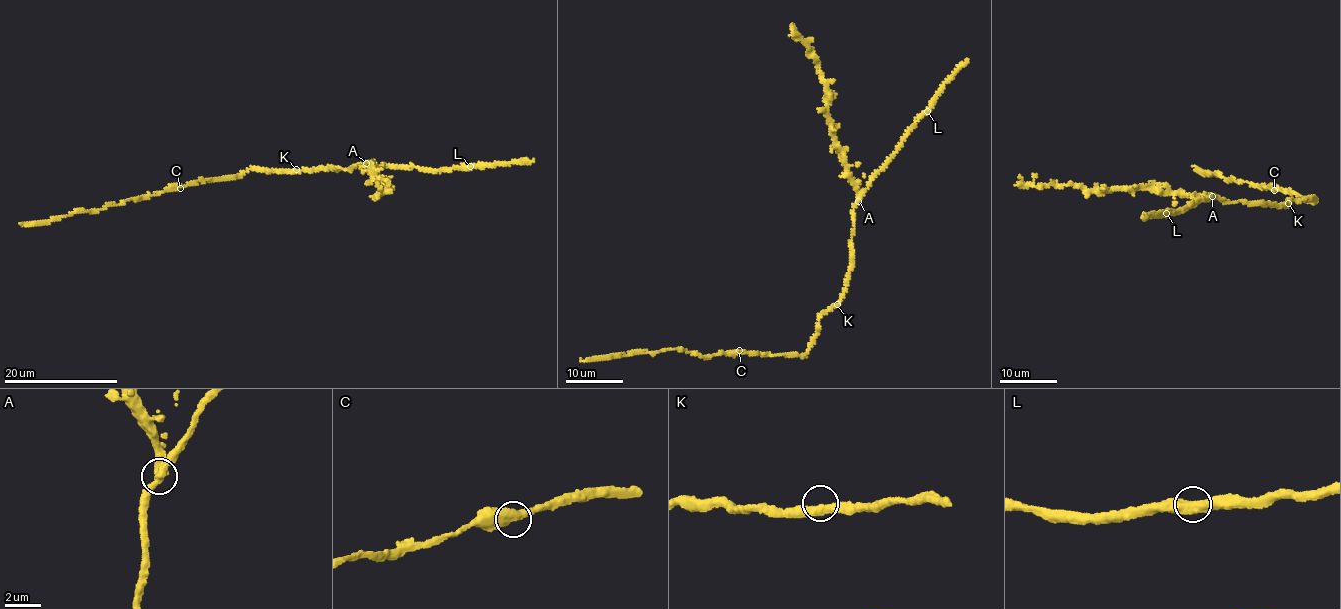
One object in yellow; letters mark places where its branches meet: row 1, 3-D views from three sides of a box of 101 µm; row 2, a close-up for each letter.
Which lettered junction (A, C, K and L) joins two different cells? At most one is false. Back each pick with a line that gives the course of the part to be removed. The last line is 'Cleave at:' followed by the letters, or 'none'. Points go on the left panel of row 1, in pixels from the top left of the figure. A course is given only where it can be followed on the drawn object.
A: (366, 163), (376, 175), (374, 179), (388, 183), (386, 189), (378, 195), (381, 187)
Cleave at: A

